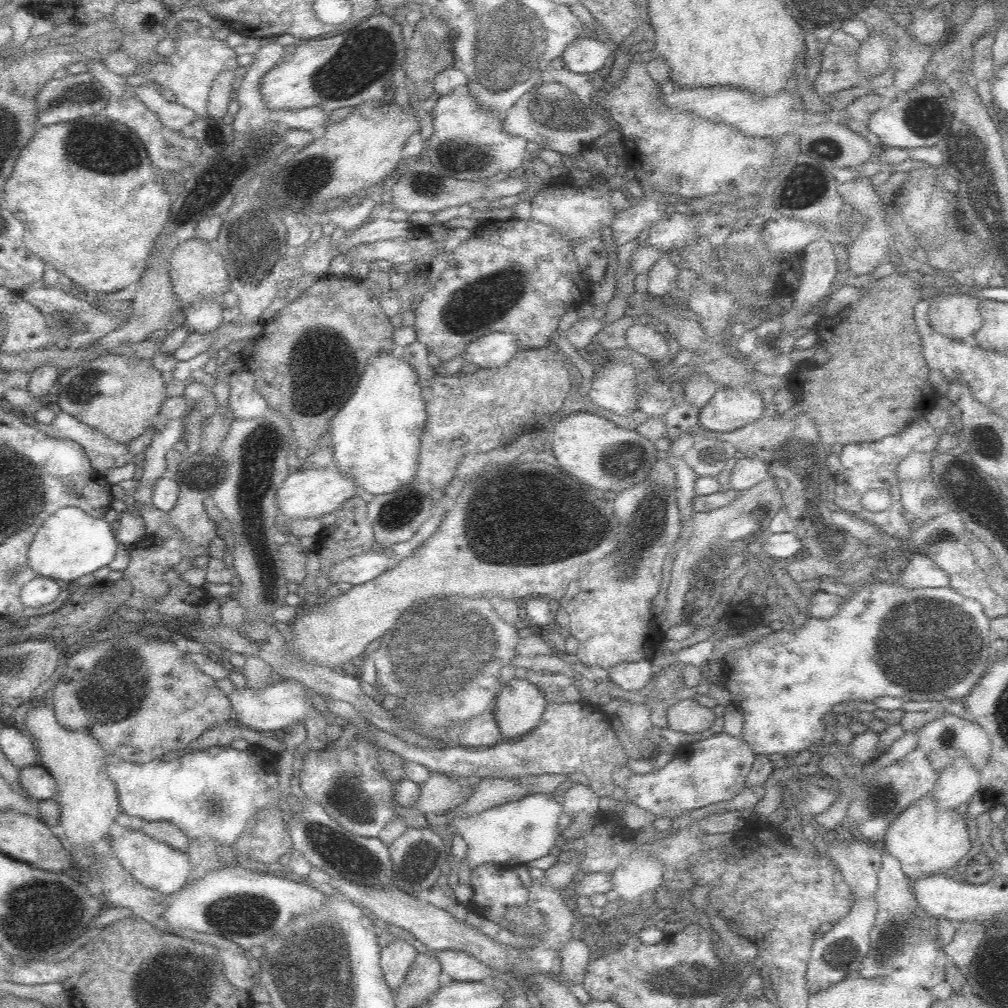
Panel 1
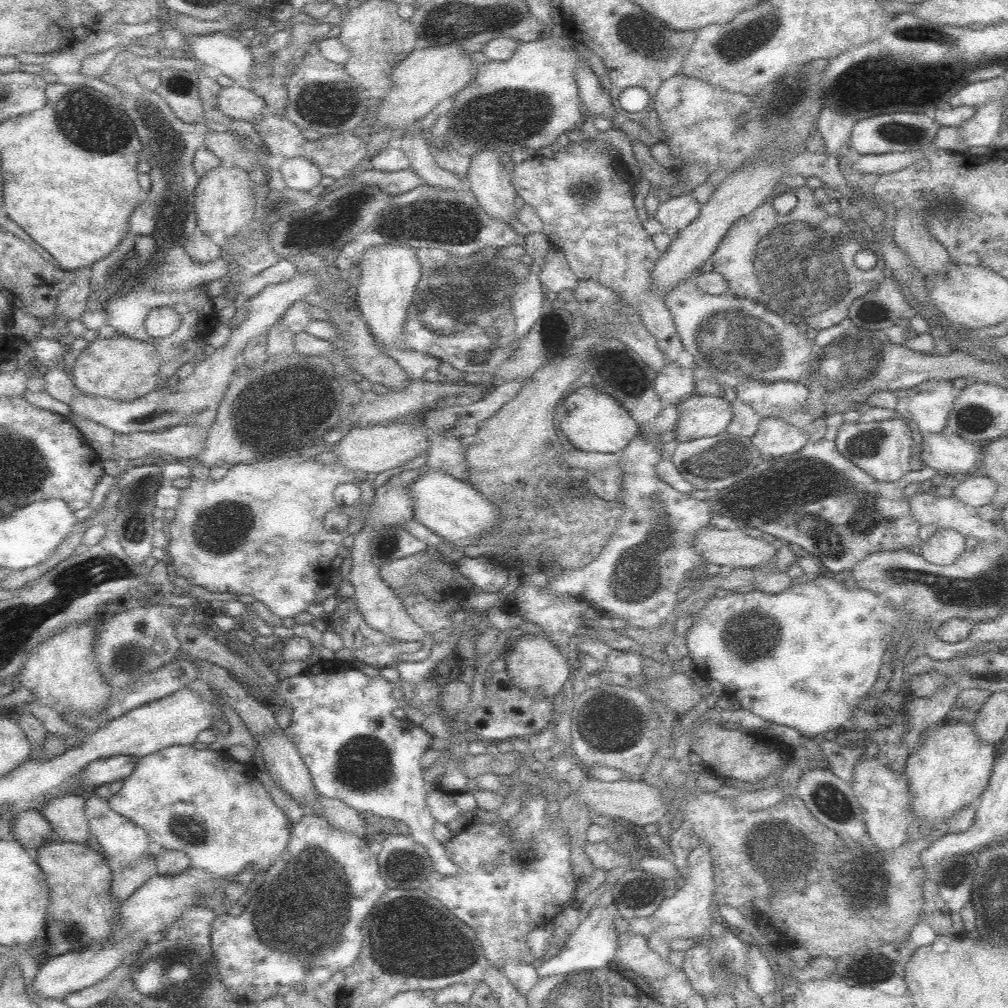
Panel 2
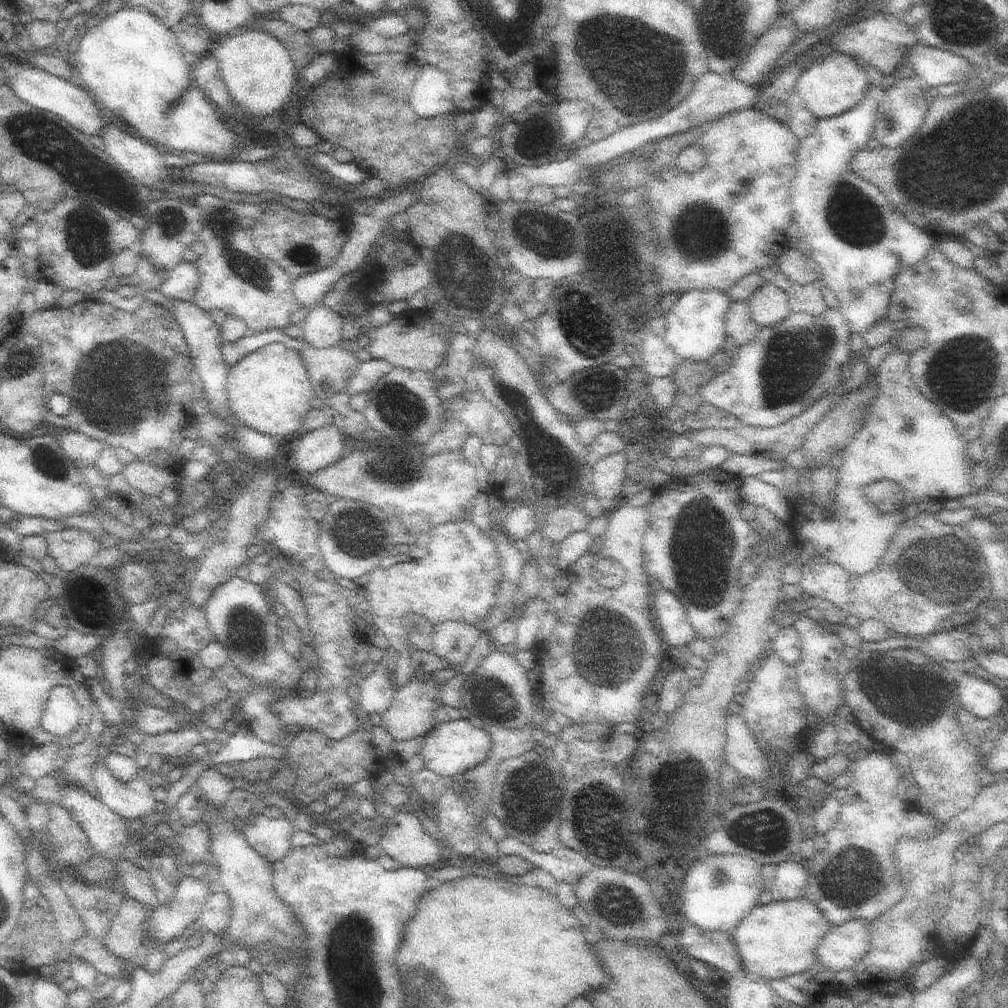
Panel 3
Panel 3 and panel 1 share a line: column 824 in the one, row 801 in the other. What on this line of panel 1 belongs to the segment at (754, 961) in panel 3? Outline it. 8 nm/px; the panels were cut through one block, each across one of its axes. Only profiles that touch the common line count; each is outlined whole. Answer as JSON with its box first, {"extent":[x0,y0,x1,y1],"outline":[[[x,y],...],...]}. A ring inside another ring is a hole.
{"extent":[884,792,972,880],"outline":[[[928,792],[928,796],[914,800],[914,804],[902,810],[902,814],[898,814],[898,818],[890,824],[884,850],[896,856],[902,864],[902,870],[916,880],[920,876],[932,876],[940,868],[960,864],[960,858],[966,858],[970,852],[970,842],[972,838],[968,836],[964,808],[940,808],[934,792]]]}

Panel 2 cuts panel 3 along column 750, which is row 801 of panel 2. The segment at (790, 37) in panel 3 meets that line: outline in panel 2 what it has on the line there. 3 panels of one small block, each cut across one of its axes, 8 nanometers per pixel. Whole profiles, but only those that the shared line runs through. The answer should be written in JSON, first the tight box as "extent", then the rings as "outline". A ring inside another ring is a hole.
{"extent":[42,796,90,844],"outline":[[[62,796],[50,800],[42,814],[52,824],[56,840],[64,844],[88,844],[90,824],[84,814],[84,796]]]}

